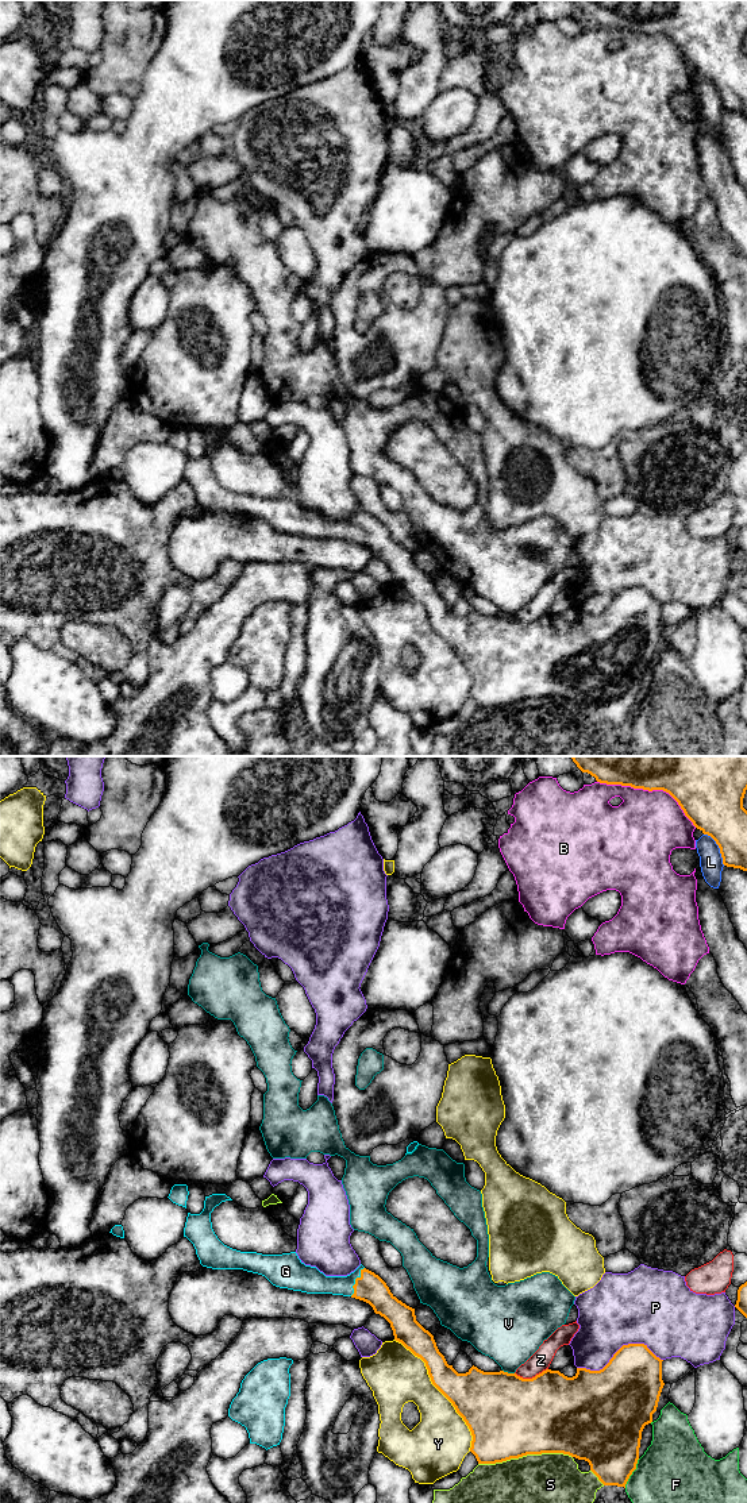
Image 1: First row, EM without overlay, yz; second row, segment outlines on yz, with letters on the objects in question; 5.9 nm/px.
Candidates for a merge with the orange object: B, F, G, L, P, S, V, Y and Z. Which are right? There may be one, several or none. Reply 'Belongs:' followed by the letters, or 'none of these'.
Belongs: G

